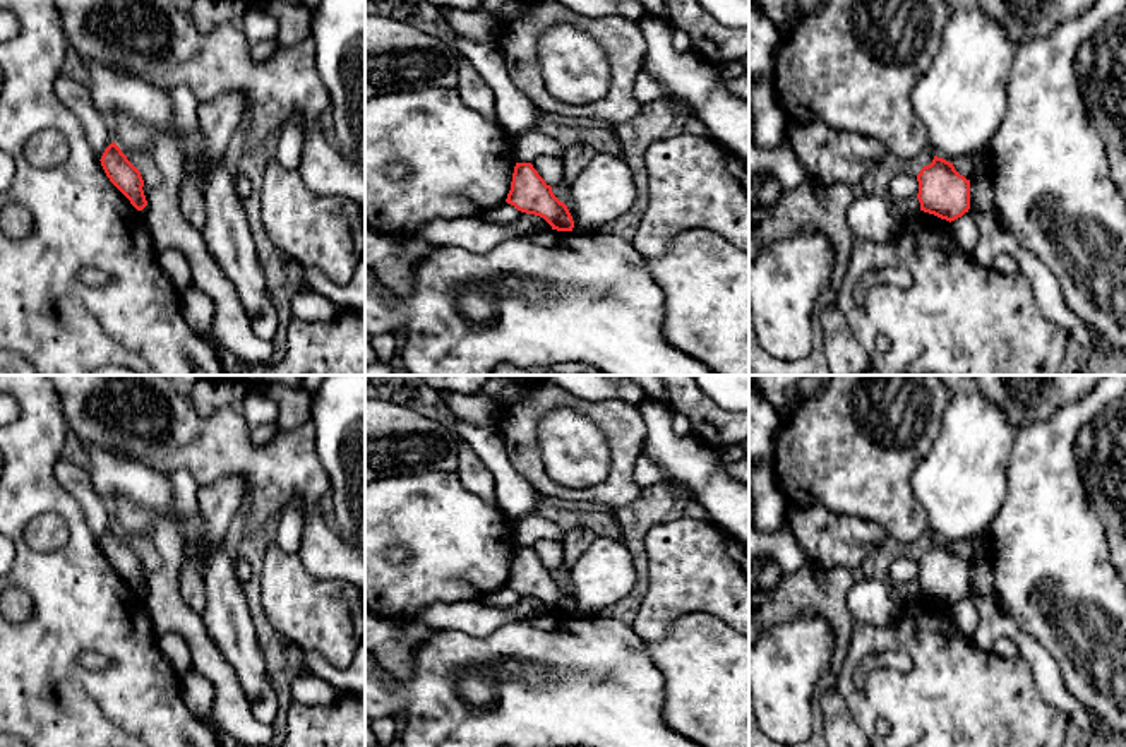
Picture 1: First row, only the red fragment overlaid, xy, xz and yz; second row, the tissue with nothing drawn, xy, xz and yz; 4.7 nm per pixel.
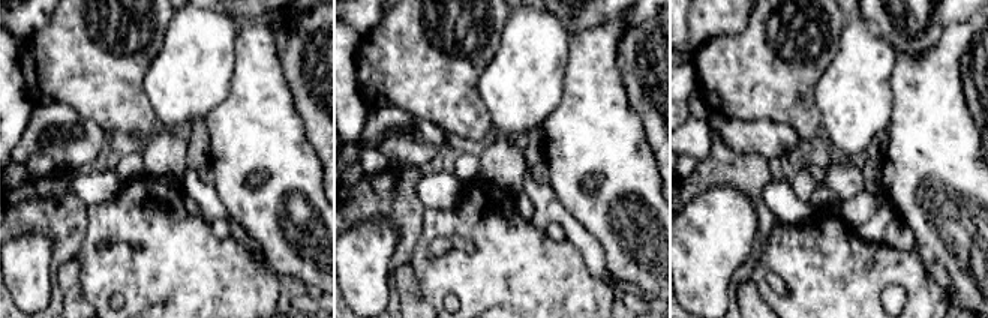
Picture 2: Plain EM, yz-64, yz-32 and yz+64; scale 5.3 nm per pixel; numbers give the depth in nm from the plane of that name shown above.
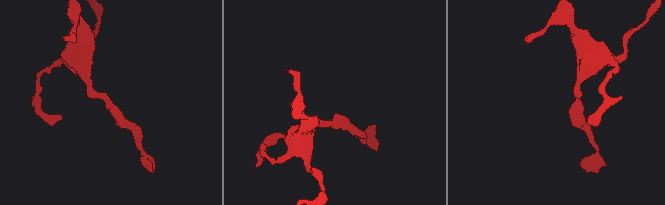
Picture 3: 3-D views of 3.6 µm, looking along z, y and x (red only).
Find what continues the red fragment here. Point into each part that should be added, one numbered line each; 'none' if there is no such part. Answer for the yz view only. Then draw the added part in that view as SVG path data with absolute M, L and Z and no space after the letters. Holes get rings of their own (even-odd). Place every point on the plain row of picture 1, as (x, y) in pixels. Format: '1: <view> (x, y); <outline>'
none

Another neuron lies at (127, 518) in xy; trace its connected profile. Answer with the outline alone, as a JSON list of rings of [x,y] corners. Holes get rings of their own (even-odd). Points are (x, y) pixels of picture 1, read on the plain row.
[[[115,499],[110,505],[113,526],[125,540],[151,535],[154,519],[149,511],[141,509],[127,499]]]

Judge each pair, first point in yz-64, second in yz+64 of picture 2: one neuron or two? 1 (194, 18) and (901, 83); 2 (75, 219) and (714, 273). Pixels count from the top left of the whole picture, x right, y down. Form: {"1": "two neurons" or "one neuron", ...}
{"1": "two neurons", "2": "two neurons"}

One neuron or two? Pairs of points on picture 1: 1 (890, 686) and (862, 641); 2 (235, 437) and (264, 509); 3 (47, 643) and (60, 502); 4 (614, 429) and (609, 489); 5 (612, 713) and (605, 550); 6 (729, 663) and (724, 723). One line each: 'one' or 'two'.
1: one
2: one
3: one
4: one
5: two
6: one

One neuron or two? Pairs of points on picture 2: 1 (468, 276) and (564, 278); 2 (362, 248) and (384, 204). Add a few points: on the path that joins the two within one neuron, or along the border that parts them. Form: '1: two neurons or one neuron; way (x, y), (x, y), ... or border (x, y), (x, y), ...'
1: one neuron; way (492, 278), (540, 278)
2: two neurons; border (387, 221), (383, 218), (368, 218), (350, 230)

